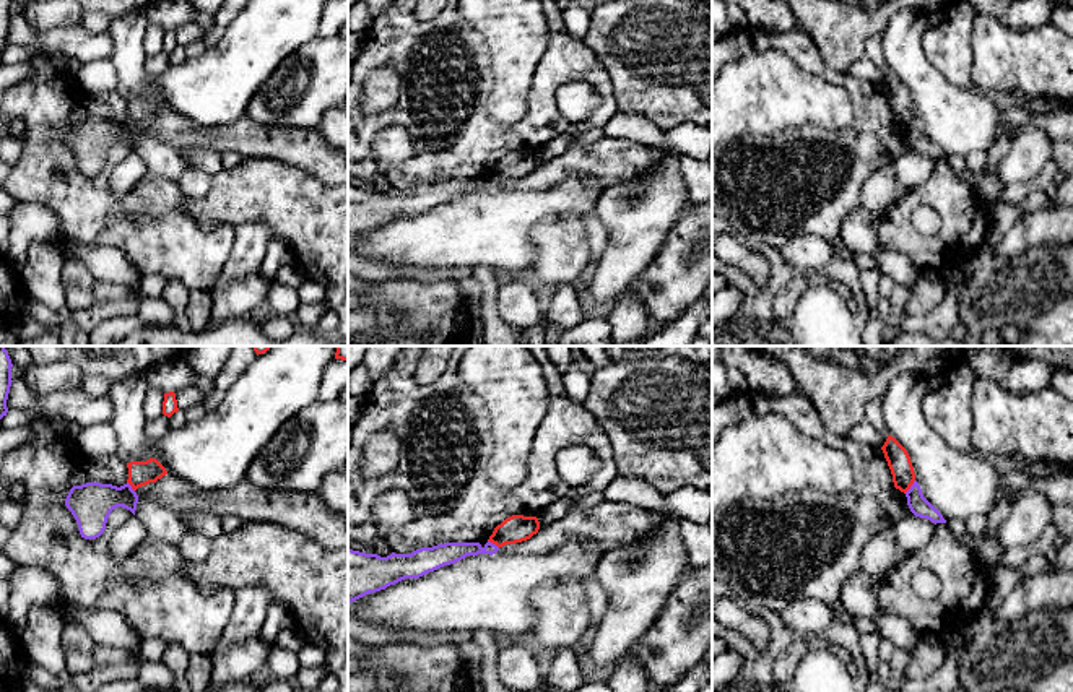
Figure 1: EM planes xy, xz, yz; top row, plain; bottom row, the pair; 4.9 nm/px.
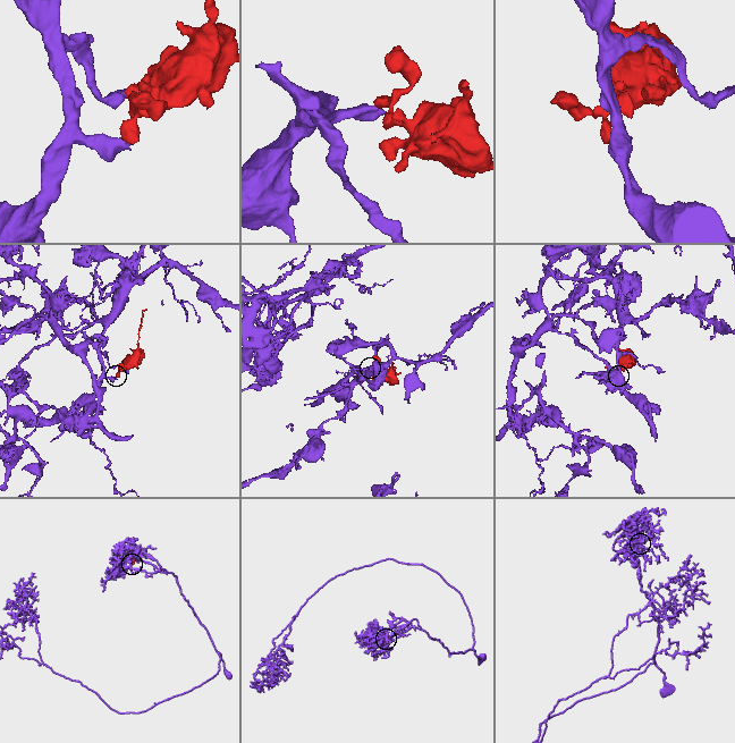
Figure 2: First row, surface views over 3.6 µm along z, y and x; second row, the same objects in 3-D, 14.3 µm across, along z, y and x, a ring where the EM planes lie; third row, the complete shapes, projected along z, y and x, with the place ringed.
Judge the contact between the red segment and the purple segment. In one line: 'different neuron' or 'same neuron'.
different neuron

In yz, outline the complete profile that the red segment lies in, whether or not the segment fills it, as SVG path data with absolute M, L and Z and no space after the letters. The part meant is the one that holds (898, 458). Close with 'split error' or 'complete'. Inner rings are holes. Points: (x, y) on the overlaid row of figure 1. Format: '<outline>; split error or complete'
M888 435L881 450L891 469L894 487L906 494L915 481L907 450L891 435Z; complete

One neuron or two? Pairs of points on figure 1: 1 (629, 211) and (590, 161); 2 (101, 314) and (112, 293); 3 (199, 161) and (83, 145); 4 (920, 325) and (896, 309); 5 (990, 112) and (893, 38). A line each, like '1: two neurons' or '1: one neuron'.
1: two neurons
2: two neurons
3: two neurons
4: two neurons
5: one neuron

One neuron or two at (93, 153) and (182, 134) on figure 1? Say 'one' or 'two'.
one

